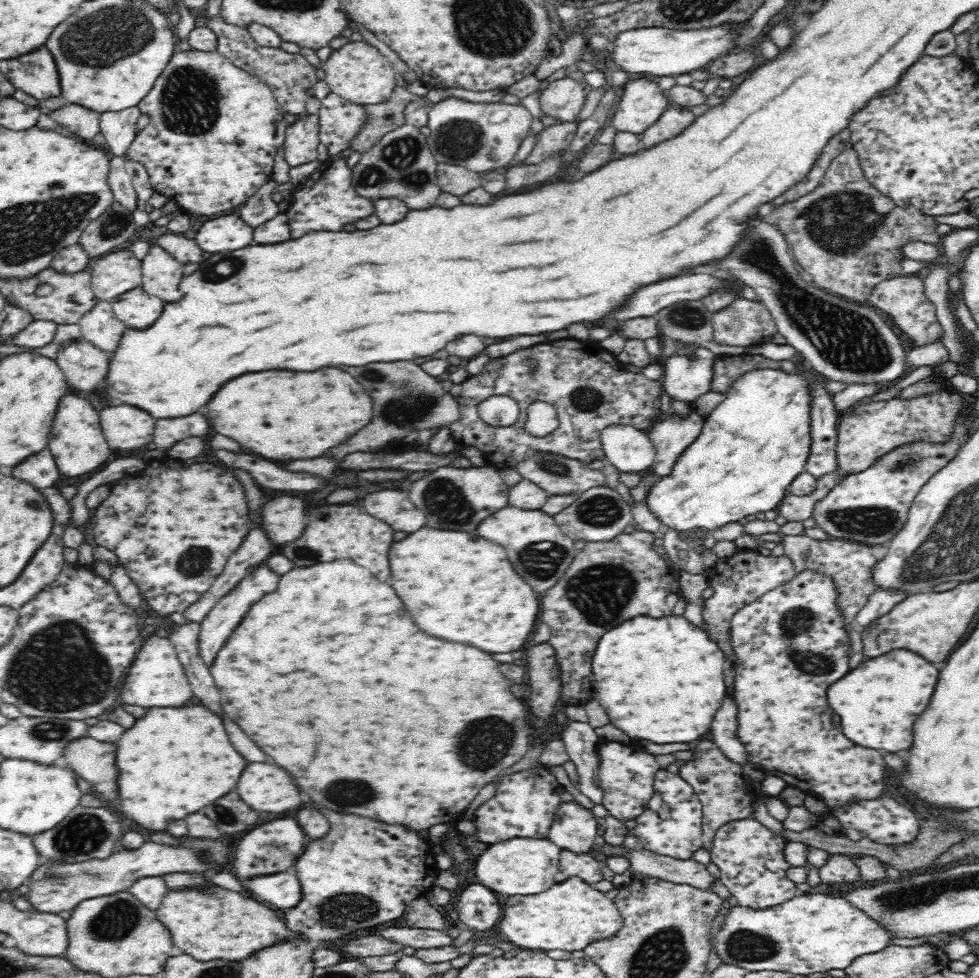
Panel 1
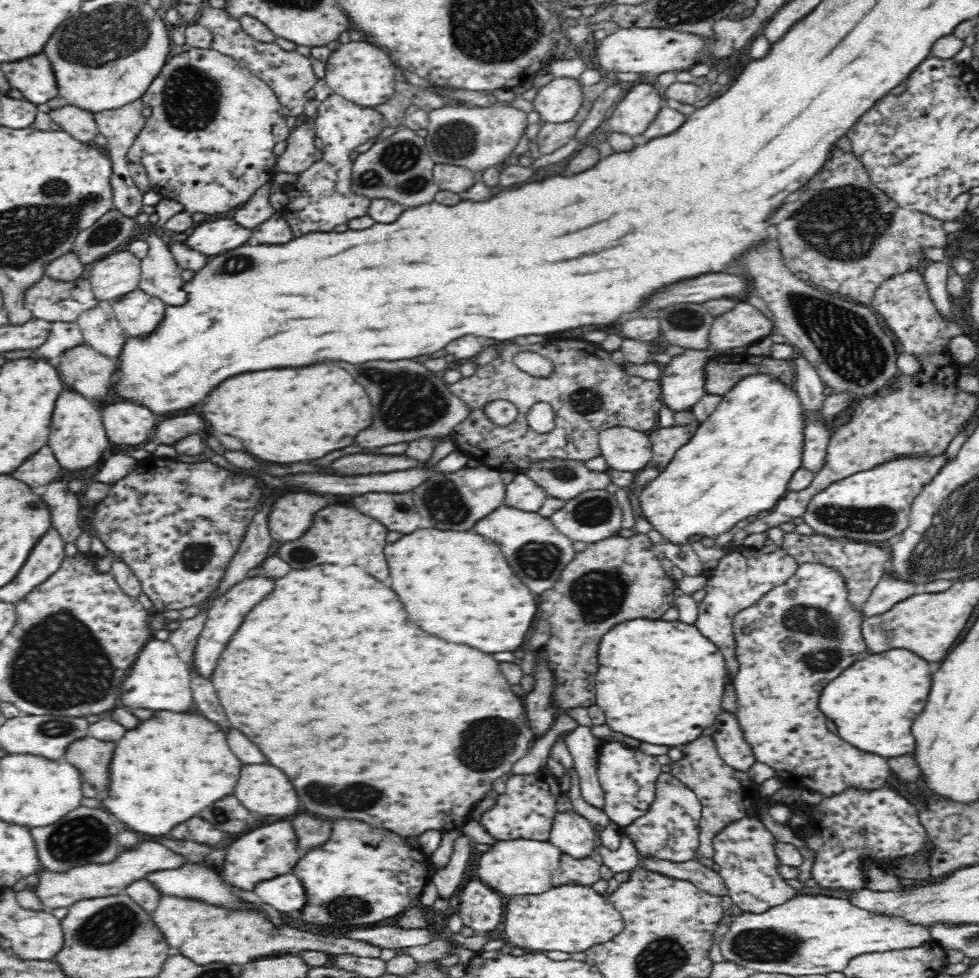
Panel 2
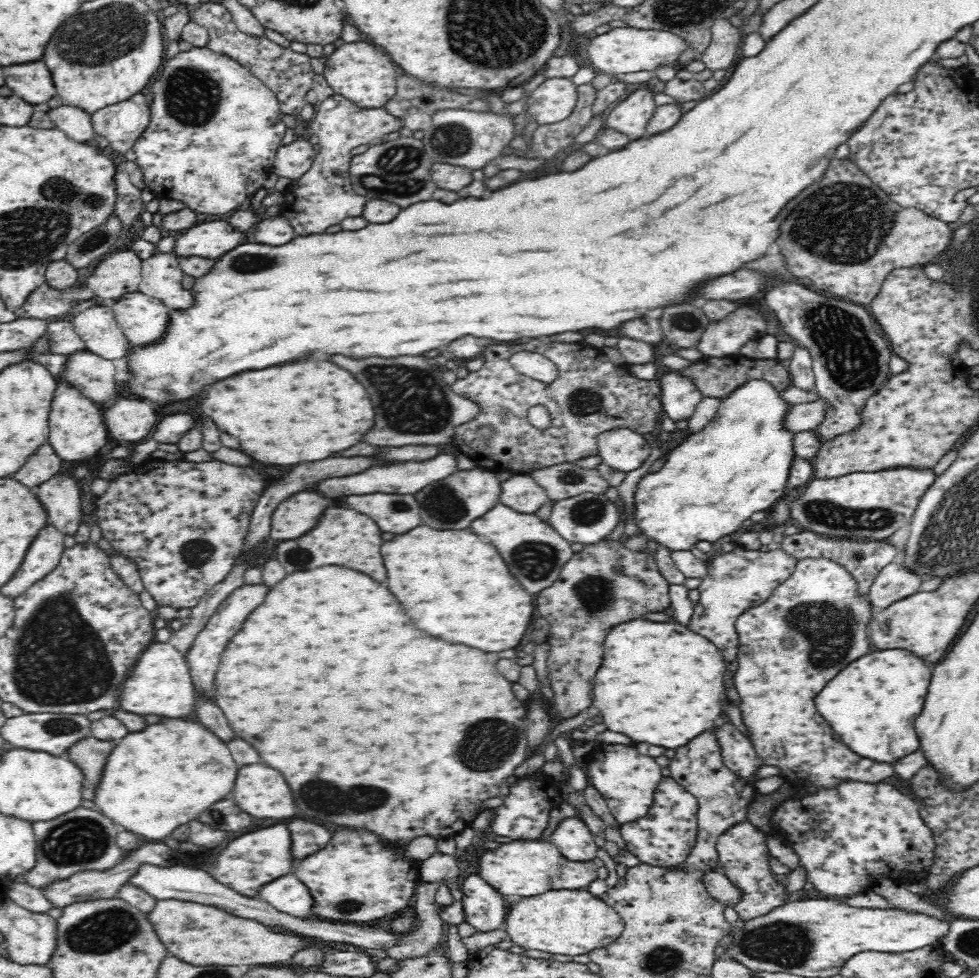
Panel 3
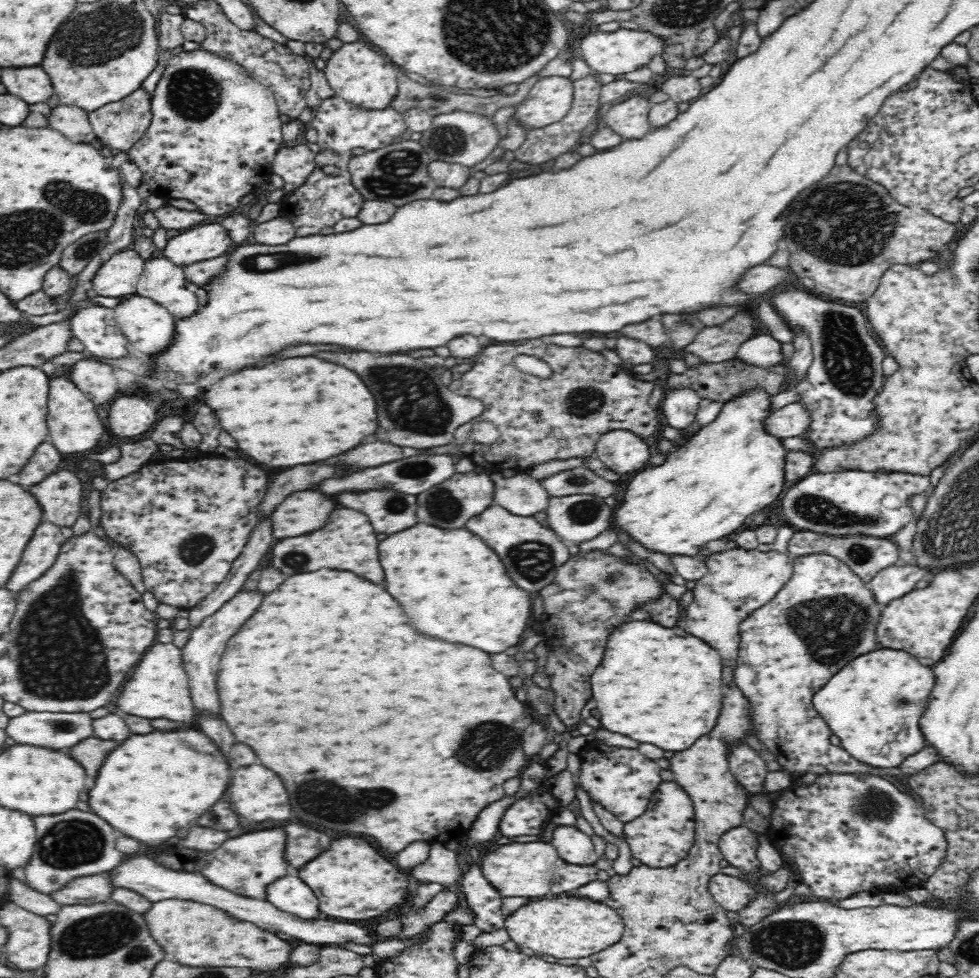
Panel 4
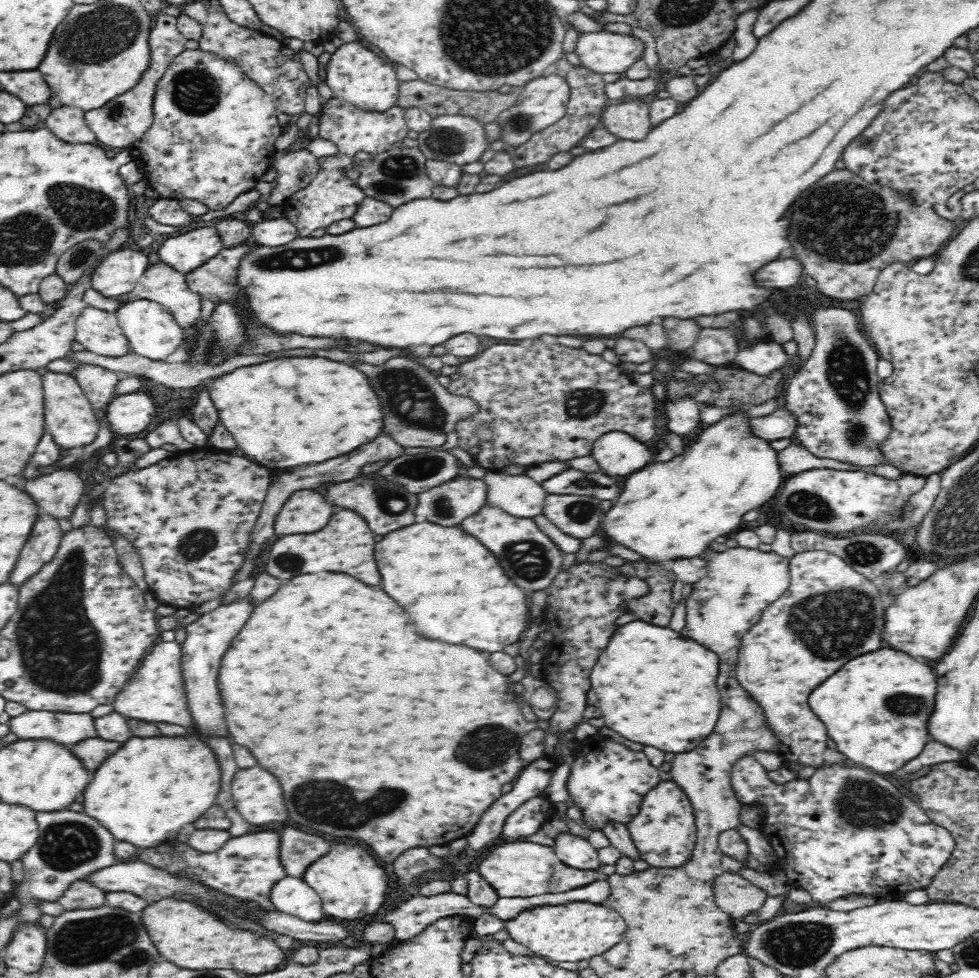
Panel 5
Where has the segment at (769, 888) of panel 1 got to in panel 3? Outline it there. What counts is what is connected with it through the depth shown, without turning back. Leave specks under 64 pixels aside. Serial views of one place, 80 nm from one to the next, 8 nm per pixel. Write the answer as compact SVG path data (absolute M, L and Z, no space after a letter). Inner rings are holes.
M746 819L734 824L732 828L728 828L716 840L715 847L718 854L714 860L722 862L724 869L722 874L731 880L735 888L739 888L739 892L743 892L733 906L741 922L764 916L770 910L786 904L791 894L787 884L779 881L776 874L772 872L769 863L772 856L766 842L769 835Z

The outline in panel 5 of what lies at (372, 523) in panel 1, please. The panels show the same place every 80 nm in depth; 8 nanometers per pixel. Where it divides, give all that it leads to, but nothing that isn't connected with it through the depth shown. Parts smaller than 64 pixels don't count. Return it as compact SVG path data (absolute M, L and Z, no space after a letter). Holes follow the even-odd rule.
M342 510L342 512L336 512L326 524L326 528L322 528L320 532L312 532L304 536L302 534L282 536L278 542L270 546L264 568L268 574L282 578L282 580L290 580L298 574L314 574L314 572L326 570L326 572L346 572L362 580L364 584L378 586L380 574L378 574L376 560L374 560L374 544L376 540L366 520L352 510Z

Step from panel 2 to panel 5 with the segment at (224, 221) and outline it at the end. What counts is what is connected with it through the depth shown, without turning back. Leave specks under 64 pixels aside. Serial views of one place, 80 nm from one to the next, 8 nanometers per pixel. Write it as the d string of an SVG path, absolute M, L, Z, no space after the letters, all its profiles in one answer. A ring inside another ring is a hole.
M203 226L178 236L166 238L159 246L160 261L186 274L211 260L224 249L215 226Z

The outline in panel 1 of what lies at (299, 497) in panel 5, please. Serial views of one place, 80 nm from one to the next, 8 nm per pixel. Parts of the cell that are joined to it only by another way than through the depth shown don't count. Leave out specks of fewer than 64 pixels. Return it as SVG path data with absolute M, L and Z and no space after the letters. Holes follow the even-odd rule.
M280 496L262 506L262 526L274 544L286 544L302 536L306 524L306 502L302 498Z

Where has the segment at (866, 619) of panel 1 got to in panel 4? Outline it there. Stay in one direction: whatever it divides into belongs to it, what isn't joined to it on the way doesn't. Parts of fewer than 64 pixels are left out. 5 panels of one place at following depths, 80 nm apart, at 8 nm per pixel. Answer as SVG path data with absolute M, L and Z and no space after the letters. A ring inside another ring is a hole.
M892 564L876 573L868 587L876 602L885 607L891 600L916 589L916 583L922 580L924 574L926 569L914 565Z

